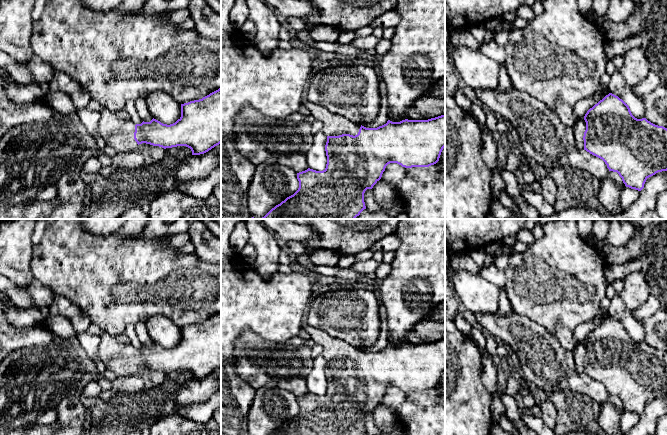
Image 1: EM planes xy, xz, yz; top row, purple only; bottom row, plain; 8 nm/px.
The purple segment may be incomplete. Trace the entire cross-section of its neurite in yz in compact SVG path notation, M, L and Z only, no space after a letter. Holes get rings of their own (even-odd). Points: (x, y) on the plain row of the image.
M612 317L590 332L571 353L576 372L602 383L609 395L619 398L626 411L641 415L649 401L667 395L667 352L646 342L635 342L629 330Z

